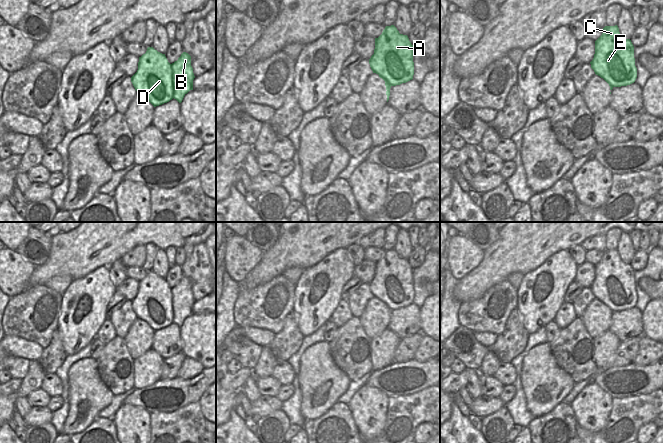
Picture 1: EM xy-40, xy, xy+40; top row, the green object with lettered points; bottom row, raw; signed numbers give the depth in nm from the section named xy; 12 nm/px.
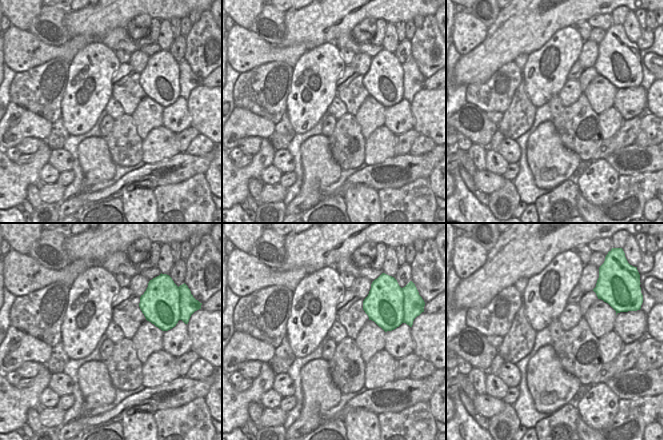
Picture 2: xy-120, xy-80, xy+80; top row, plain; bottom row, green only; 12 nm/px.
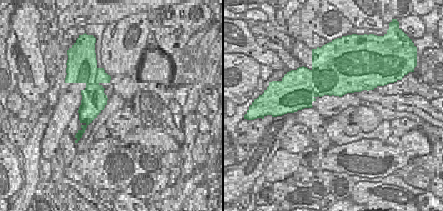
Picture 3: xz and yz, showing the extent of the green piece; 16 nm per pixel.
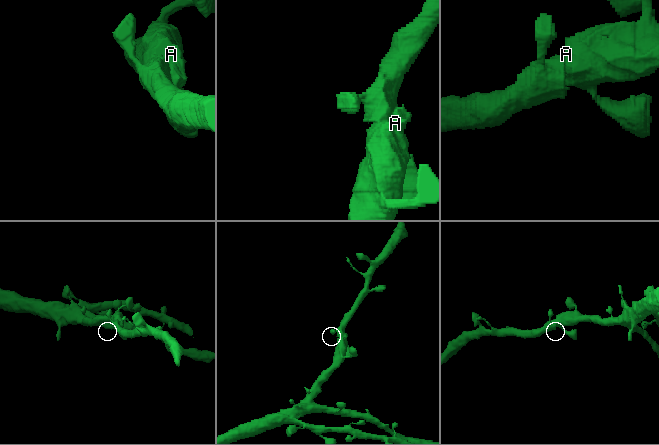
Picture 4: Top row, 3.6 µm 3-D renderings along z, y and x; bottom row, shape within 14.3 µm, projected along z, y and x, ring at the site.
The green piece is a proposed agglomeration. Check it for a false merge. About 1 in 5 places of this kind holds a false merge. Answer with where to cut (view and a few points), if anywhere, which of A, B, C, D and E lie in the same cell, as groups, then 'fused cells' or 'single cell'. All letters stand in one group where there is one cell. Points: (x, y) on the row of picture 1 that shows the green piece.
cut none; groups A B C D E; single cell

